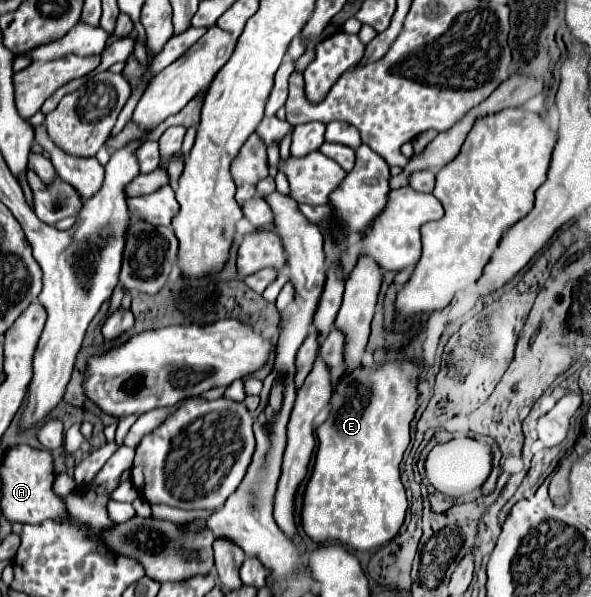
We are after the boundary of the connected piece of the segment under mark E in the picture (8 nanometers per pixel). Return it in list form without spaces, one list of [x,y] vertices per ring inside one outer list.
[[[387,363],[377,371],[357,369],[339,381],[331,403],[331,417],[317,429],[319,449],[315,457],[313,475],[307,483],[303,497],[303,531],[315,543],[339,541],[357,551],[369,551],[391,541],[405,519],[407,497],[399,477],[399,463],[409,445],[409,425],[419,407],[417,391],[417,363]]]

